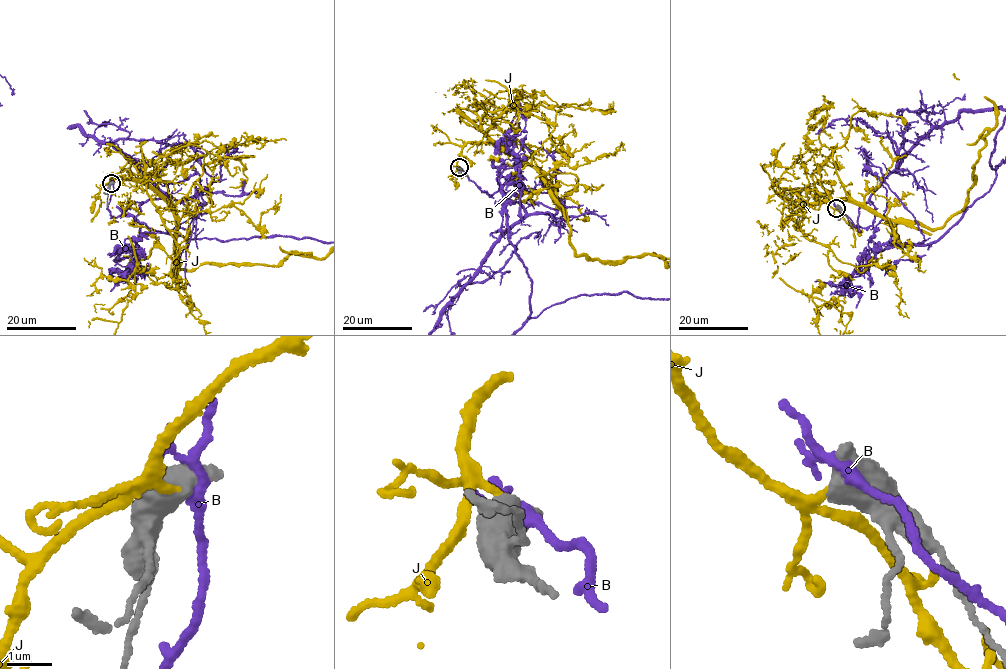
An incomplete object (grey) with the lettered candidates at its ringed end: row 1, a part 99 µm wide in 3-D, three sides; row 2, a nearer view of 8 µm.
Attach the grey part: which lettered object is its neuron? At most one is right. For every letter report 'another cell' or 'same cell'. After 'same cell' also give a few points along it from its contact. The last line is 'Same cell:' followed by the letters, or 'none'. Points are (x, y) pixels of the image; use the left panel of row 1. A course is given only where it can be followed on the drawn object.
B: another cell
J: same cell
Same cell: J

